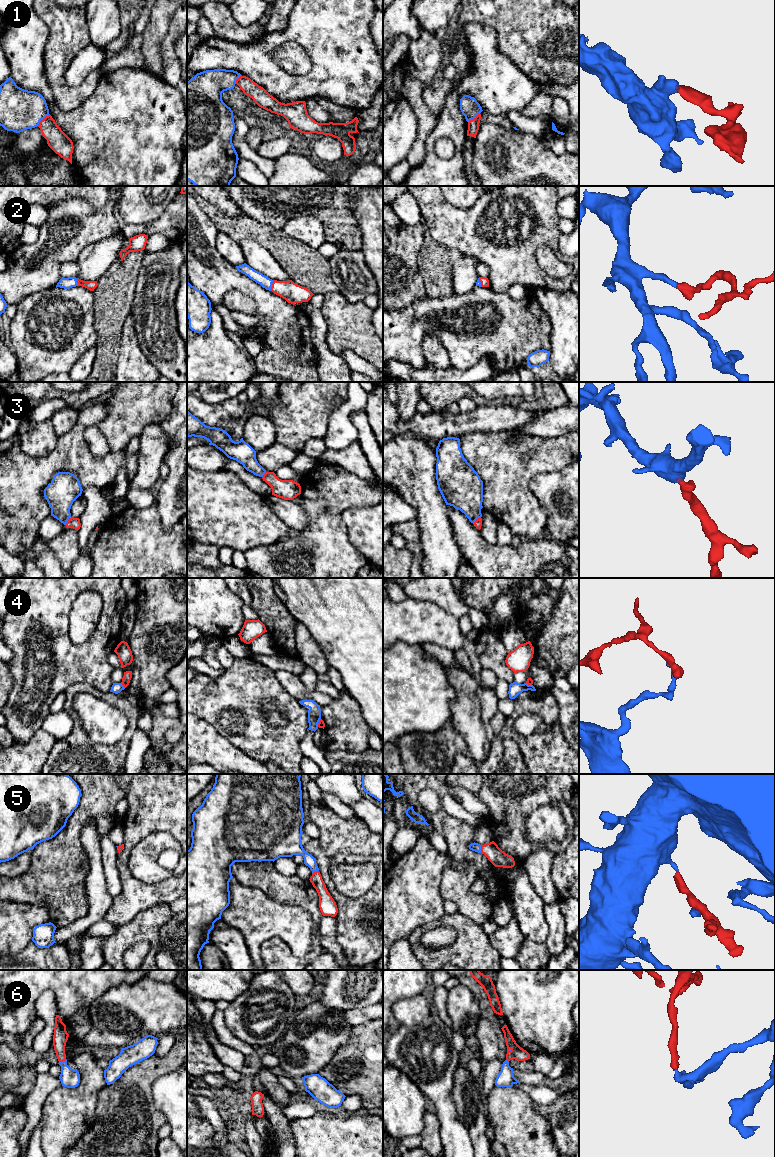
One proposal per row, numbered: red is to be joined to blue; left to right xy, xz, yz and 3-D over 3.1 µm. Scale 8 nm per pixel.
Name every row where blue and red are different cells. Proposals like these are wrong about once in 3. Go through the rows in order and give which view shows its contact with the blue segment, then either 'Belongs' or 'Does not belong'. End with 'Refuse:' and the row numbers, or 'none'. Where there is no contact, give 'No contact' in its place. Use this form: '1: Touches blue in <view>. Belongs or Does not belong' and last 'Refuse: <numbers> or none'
1: Touches blue in xy. Does not belong
2: Touches blue in xz. Belongs
3: Touches blue in xy. Belongs
4: Touches blue in xy. Does not belong
5: Touches blue in yz. Belongs
6: Touches blue in xy. Belongs
Refuse: 1, 4

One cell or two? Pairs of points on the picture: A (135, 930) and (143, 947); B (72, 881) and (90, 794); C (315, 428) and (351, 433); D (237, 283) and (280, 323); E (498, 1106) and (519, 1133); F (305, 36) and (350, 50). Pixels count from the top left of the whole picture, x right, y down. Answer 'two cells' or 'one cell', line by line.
A: two cells
B: one cell
C: two cells
D: one cell
E: one cell
F: one cell

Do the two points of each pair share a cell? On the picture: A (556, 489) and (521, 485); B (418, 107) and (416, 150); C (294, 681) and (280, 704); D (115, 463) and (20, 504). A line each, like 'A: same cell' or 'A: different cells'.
A: different cells
B: same cell
C: different cells
D: same cell

